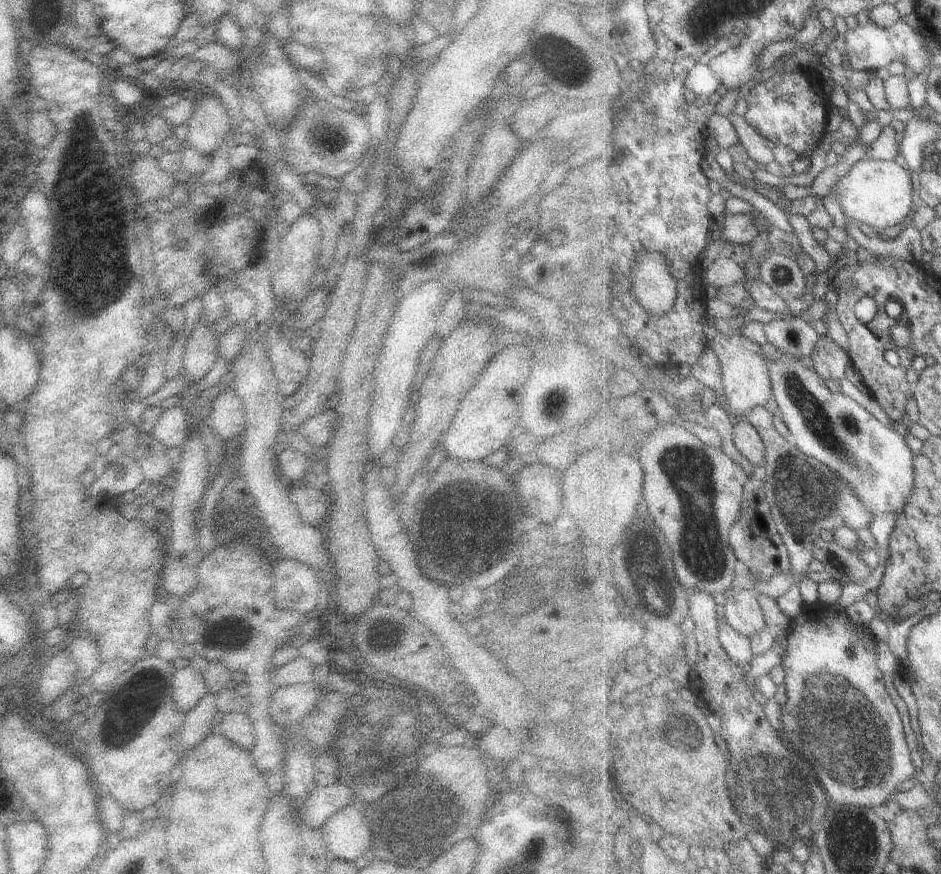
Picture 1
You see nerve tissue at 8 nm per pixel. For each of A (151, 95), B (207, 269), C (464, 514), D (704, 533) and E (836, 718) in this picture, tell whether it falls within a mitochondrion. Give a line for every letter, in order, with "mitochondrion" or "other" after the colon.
A: other
B: other
C: mitochondrion
D: mitochondrion
E: mitochondrion

